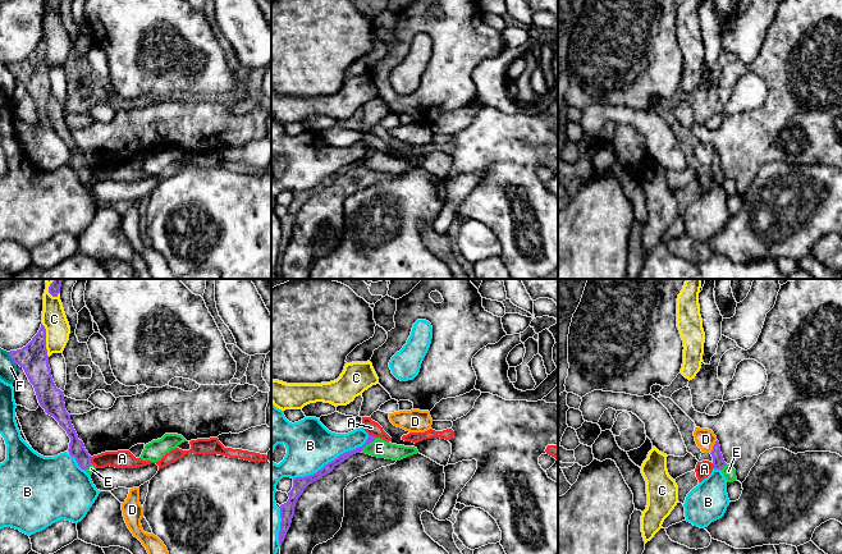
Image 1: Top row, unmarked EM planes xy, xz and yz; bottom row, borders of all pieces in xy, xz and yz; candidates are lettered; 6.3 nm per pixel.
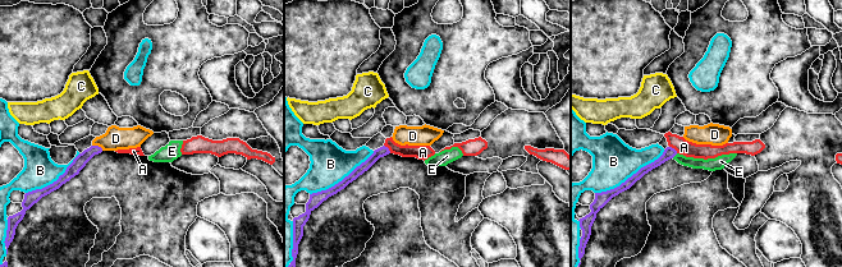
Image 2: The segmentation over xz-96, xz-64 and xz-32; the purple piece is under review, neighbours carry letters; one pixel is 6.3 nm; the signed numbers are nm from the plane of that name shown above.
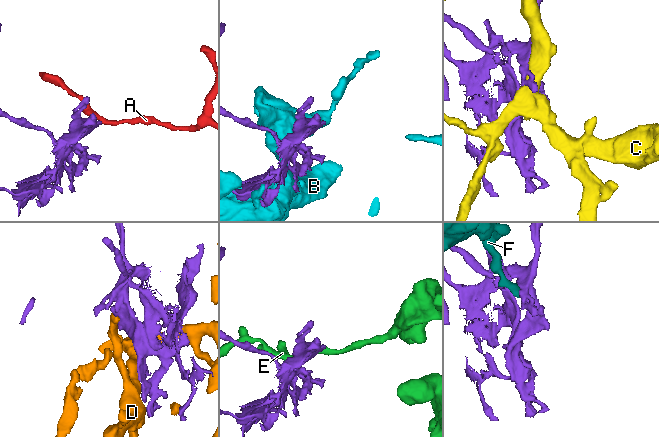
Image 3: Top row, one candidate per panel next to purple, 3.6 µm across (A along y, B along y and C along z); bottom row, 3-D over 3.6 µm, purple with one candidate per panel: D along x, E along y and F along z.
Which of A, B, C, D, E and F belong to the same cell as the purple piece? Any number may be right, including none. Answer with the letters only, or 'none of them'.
none of them

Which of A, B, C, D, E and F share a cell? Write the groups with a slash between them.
A / B / C / D / E / F

